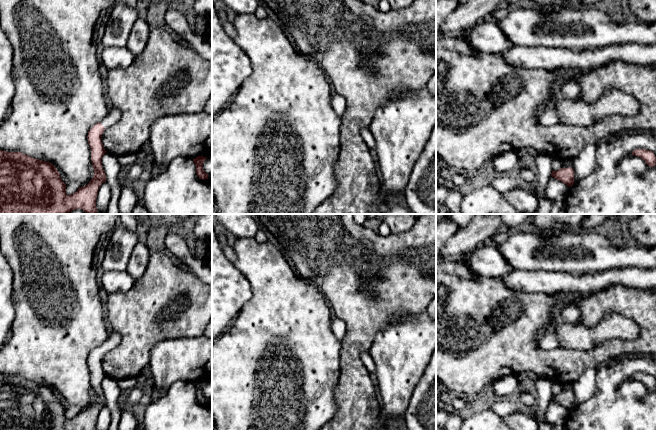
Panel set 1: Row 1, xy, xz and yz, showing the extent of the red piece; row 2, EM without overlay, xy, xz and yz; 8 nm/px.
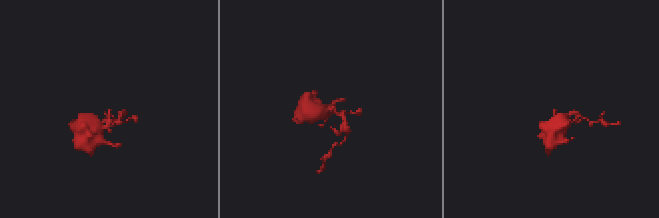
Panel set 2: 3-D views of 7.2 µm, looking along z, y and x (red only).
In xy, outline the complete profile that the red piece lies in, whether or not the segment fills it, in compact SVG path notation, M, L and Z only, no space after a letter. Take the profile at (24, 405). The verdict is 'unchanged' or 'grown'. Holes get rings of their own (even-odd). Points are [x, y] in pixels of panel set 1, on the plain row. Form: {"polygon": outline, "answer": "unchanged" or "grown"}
{"polygon": "M111 330L107 340L88 355L91 372L91 385L94 393L90 406L71 418L66 418L66 408L62 405L55 390L47 385L35 383L21 376L0 374L0 430L96 430L98 413L106 406L101 383L106 377L101 361L105 353L116 348L120 335Z", "answer": "grown"}

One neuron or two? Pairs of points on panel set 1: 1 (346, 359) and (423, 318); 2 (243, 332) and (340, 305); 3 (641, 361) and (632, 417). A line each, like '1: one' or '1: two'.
1: two
2: two
3: one

